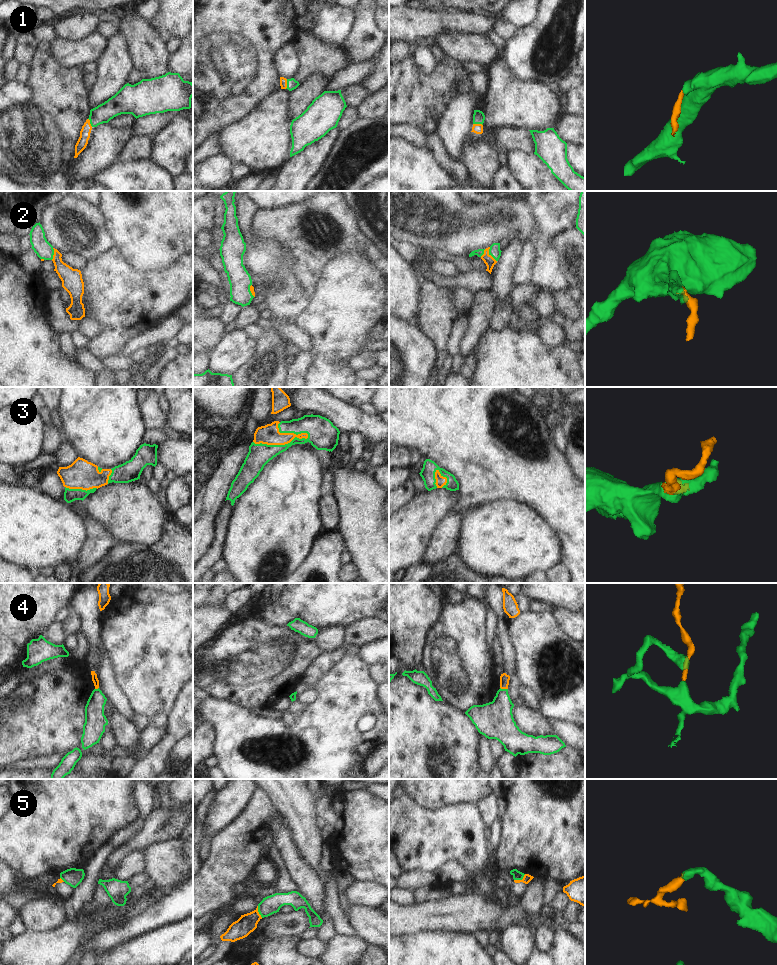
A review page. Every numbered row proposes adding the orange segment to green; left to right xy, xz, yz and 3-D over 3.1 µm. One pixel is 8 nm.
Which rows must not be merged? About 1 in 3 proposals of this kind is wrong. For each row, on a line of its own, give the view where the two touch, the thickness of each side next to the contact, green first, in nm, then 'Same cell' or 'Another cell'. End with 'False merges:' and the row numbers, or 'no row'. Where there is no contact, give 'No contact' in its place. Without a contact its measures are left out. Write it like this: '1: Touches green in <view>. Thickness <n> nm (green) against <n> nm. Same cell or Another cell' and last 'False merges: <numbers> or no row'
1: Touches green in xz. Thickness 90 nm (green) against 60 nm. Same cell
2: Touches green in yz. Thickness 90 nm (green) against 80 nm. Same cell
3: Touches green in xz. Thickness 180 nm (green) against 160 nm. Same cell
4: Touches green in yz. Thickness 280 nm (green) against 80 nm. Same cell
5: Touches green in yz. Thickness 80 nm (green) against 70 nm. Another cell
False merges: 5.

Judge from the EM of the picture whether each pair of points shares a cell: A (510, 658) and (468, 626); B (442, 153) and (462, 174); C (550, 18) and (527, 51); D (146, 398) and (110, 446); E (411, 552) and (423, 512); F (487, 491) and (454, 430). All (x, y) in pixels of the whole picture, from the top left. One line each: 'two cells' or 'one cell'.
A: two cells
B: one cell
C: one cell
D: two cells
E: one cell
F: one cell

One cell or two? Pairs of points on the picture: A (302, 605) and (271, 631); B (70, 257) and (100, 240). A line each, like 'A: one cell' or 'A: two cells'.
A: two cells
B: two cells

